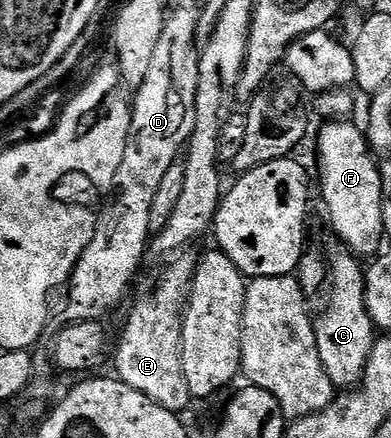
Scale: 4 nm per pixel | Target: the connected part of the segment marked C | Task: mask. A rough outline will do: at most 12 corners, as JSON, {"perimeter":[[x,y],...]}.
{"perimeter":[[352,253],[328,260],[315,326],[334,388],[360,384],[375,342],[365,271]]}

